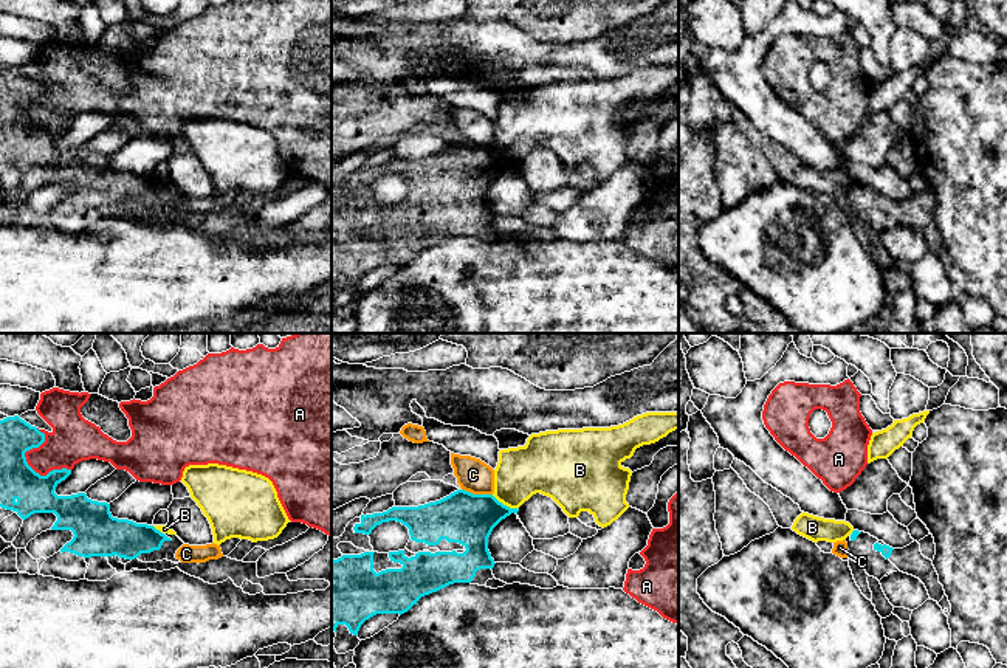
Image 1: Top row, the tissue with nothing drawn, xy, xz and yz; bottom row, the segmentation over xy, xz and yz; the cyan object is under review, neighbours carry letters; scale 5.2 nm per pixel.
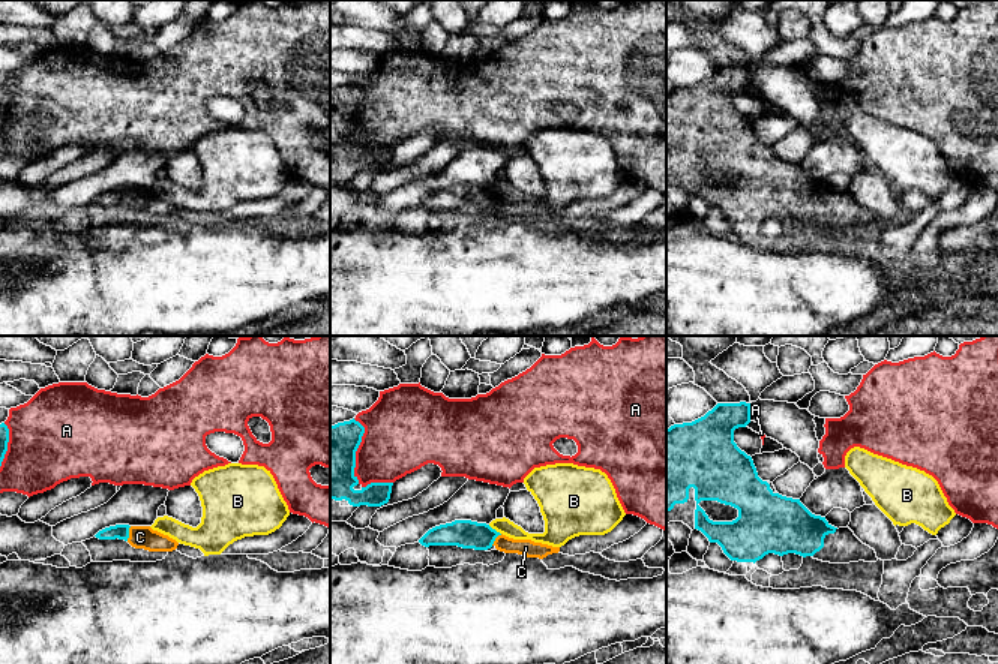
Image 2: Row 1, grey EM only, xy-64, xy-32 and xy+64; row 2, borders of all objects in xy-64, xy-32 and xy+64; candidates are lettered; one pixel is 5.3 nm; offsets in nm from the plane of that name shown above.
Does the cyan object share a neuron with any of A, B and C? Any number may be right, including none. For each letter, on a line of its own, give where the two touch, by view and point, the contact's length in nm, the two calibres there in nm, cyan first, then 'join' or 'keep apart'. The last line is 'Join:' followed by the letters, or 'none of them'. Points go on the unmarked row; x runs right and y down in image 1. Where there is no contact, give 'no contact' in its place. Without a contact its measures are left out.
A: meets cyan in xy at (27, 117); contact 280 nm long; 200 nm thick on the cyan side, 220 nm on the other; keep apart
B: meets cyan in xz at (505, 158); contact 160 nm long; 260 nm thick on the cyan side, 260 nm on the other; keep apart
C: meets cyan in xz at (477, 148); contact 160 nm long; 260 nm thick on the cyan side, 170 nm on the other; keep apart
Join: none of them

